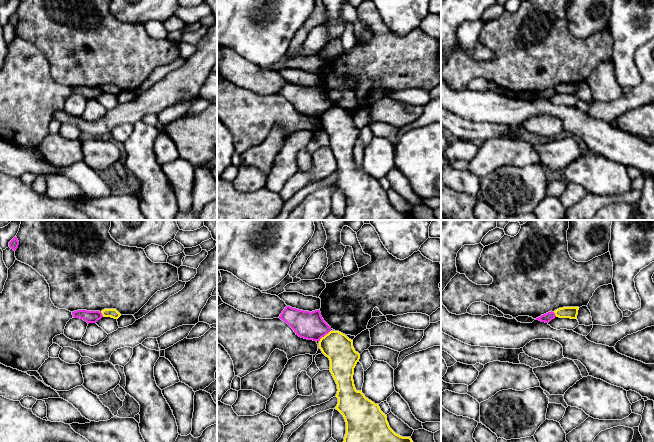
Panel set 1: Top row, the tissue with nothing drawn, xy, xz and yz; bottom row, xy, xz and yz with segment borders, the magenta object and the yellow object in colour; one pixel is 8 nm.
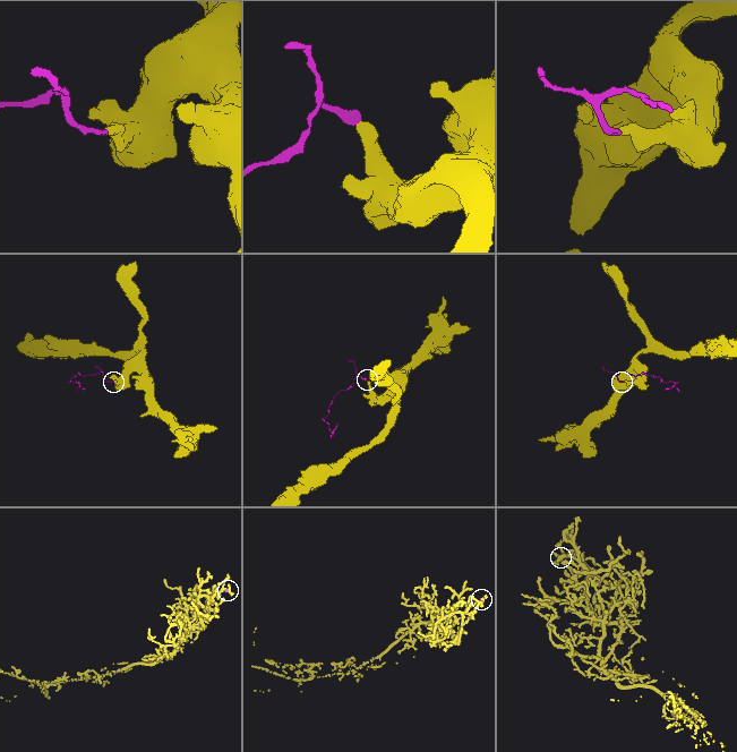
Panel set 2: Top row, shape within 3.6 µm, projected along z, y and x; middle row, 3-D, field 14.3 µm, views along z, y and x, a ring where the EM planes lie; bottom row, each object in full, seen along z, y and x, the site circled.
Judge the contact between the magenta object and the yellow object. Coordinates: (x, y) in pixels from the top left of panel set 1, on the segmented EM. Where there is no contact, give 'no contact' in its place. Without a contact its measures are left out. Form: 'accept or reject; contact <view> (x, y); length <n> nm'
reject; contact xz (324, 335); length 130 nm

